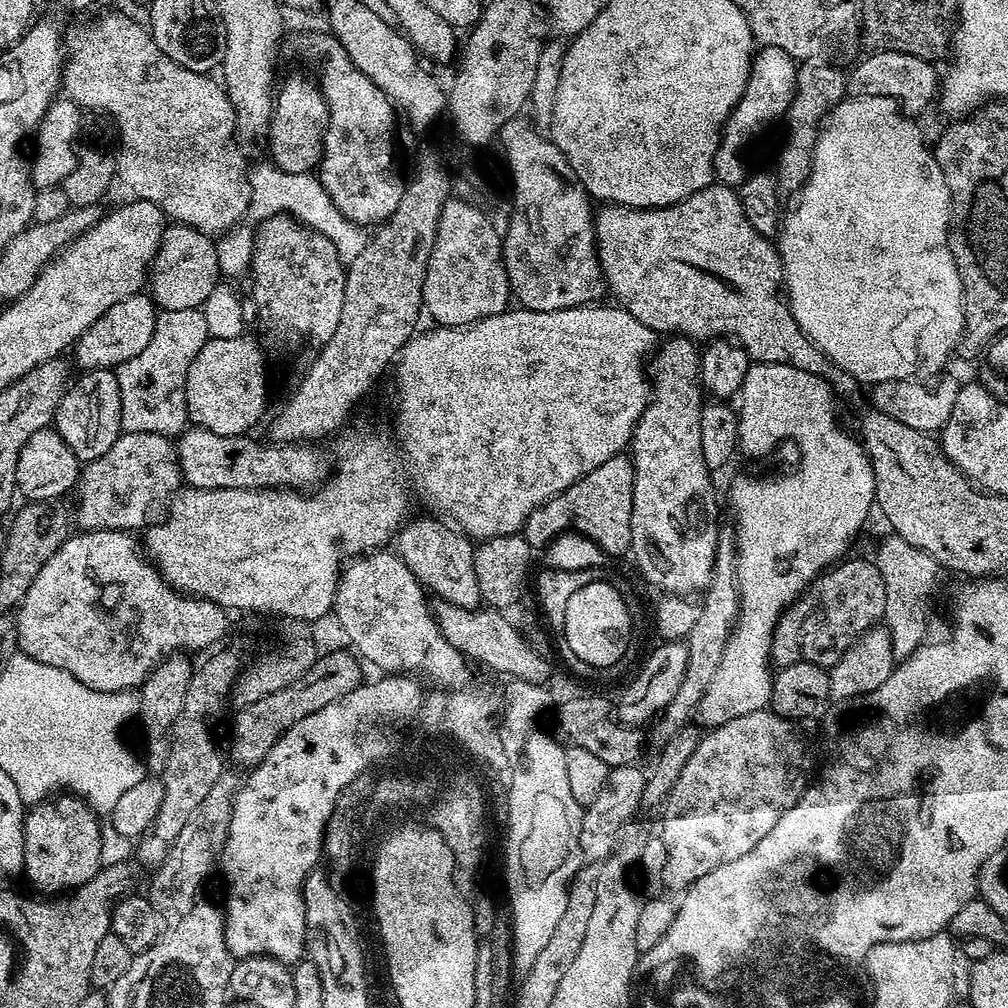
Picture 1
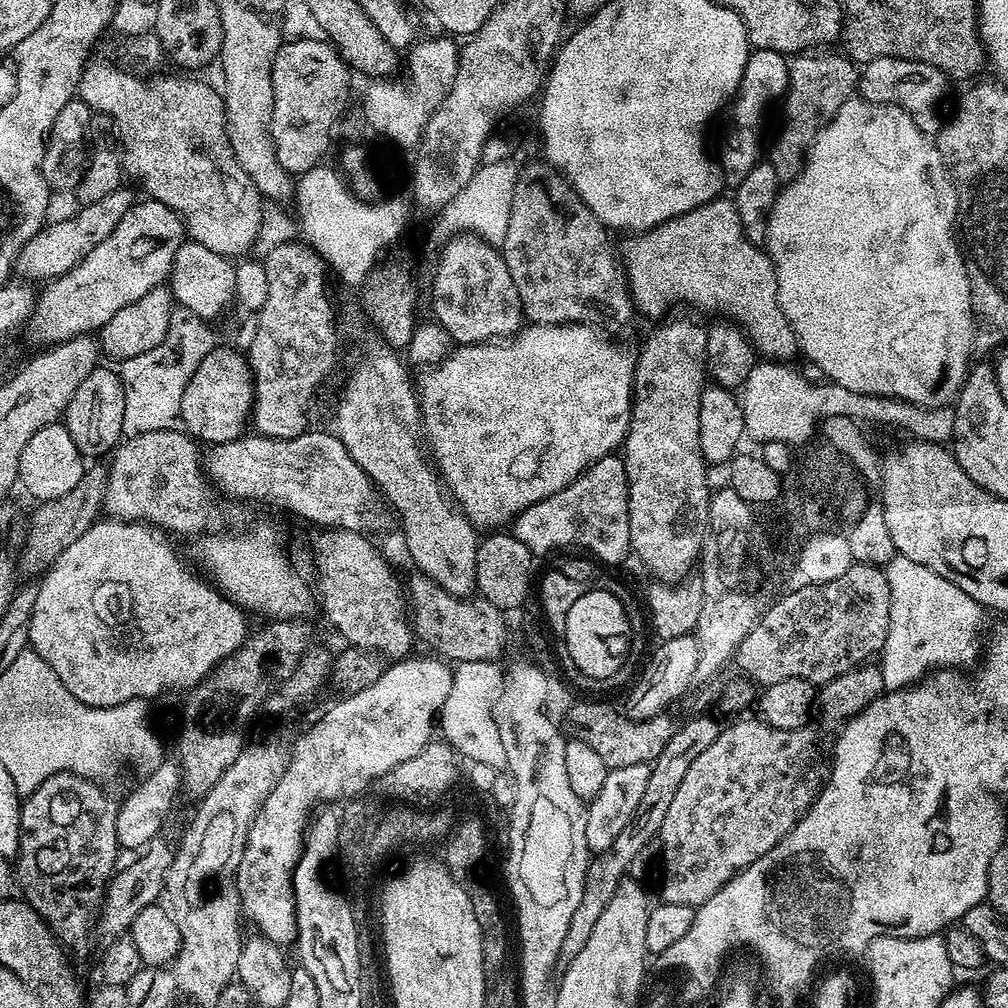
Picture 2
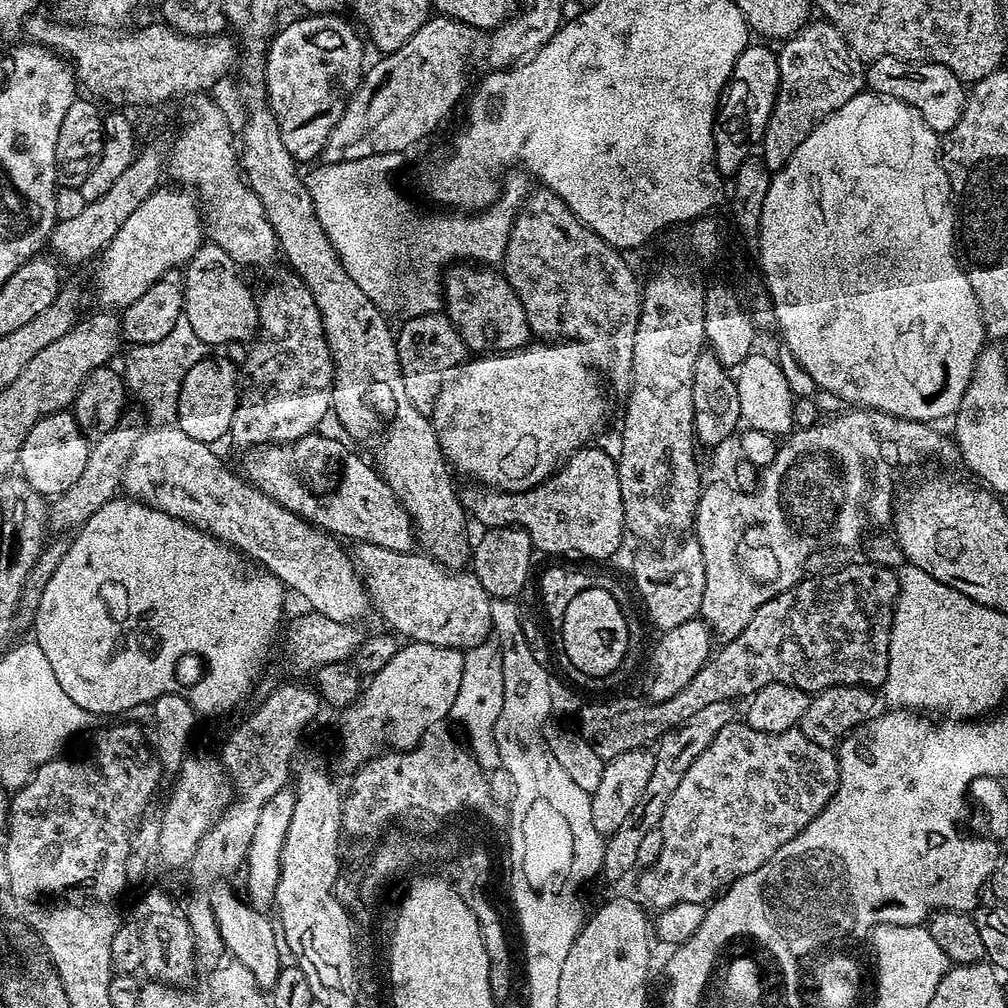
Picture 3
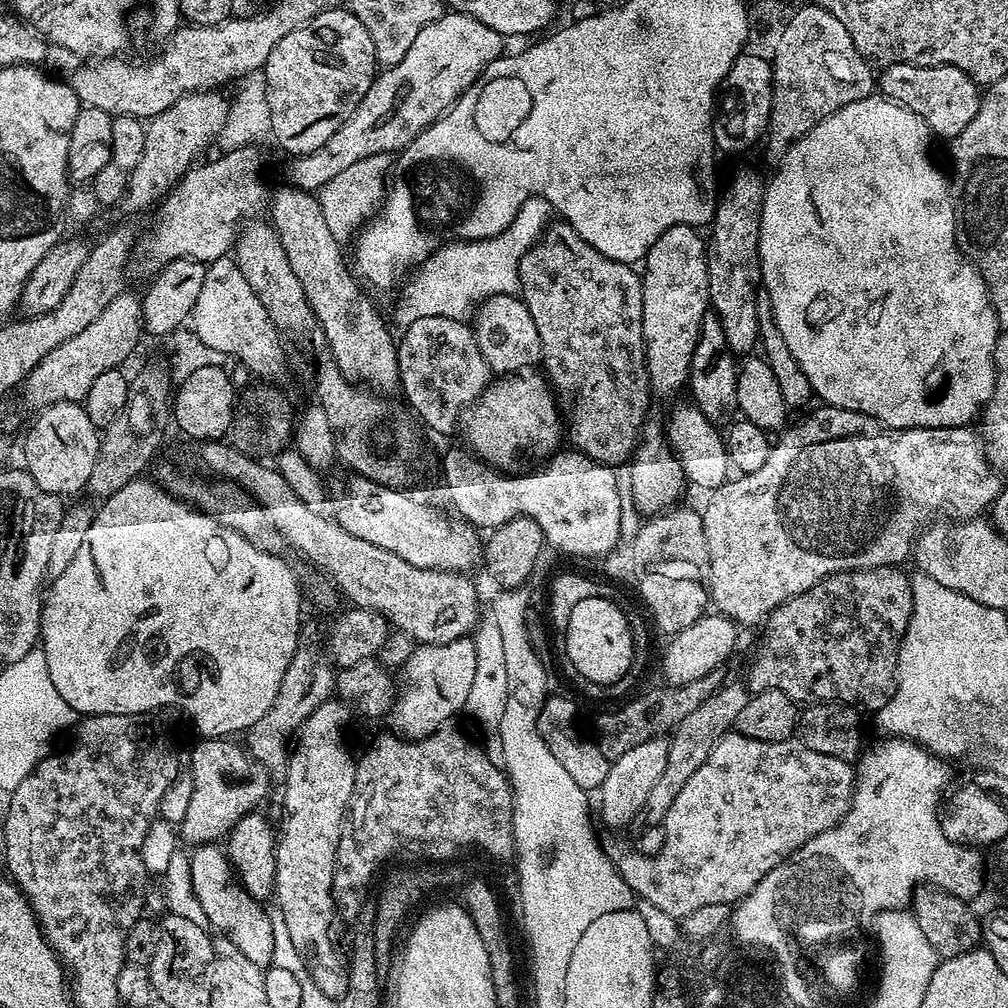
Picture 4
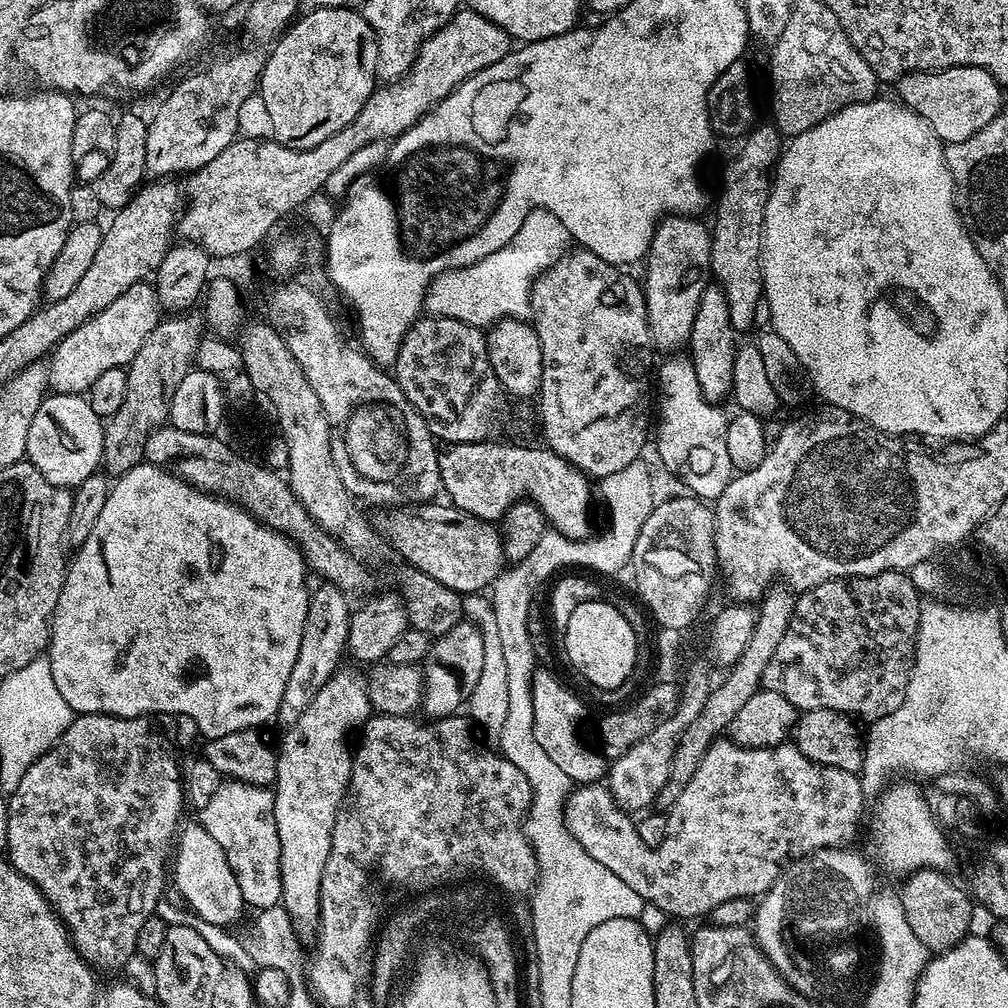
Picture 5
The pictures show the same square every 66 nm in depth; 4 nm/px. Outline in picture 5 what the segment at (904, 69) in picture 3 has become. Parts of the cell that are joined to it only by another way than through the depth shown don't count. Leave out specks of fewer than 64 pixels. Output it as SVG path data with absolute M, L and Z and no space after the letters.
M974 66L944 68L941 72L907 72L895 81L894 88L899 103L921 116L945 145L966 142L966 138L983 132L1005 103L1000 93L1002 85L989 72Z

